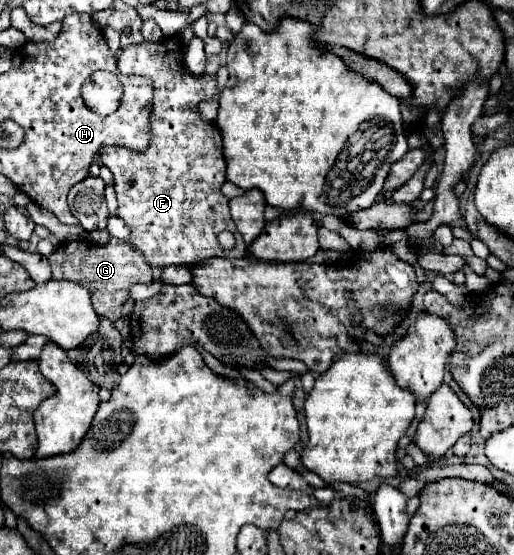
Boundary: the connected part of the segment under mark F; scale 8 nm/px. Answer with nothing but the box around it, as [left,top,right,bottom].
[100,37,248,267]

